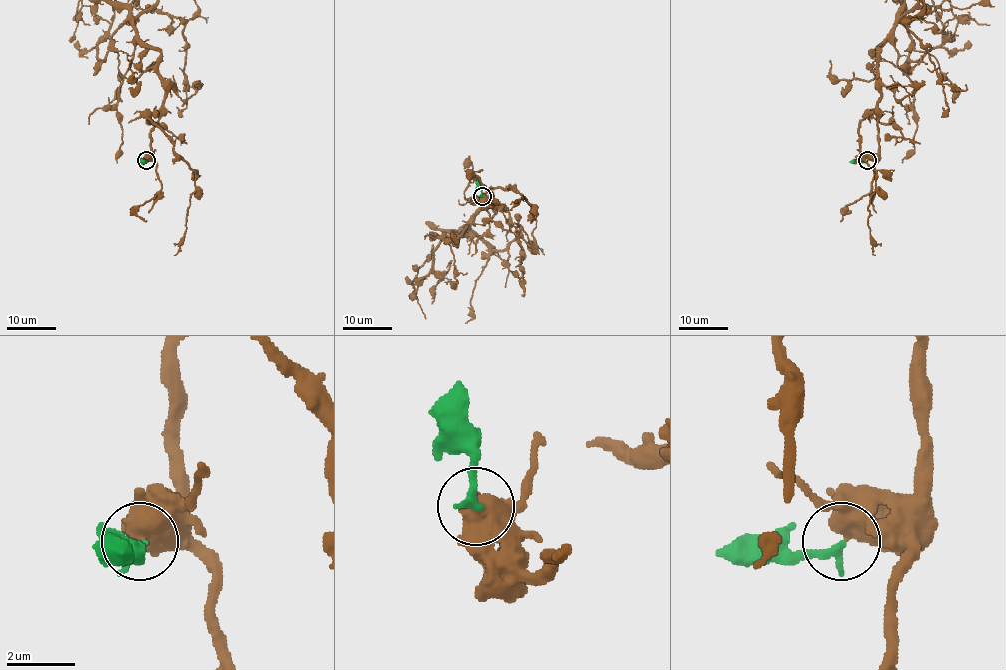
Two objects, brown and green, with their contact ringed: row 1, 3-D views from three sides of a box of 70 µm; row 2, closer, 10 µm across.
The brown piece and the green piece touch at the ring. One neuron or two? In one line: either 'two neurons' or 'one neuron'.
two neurons

